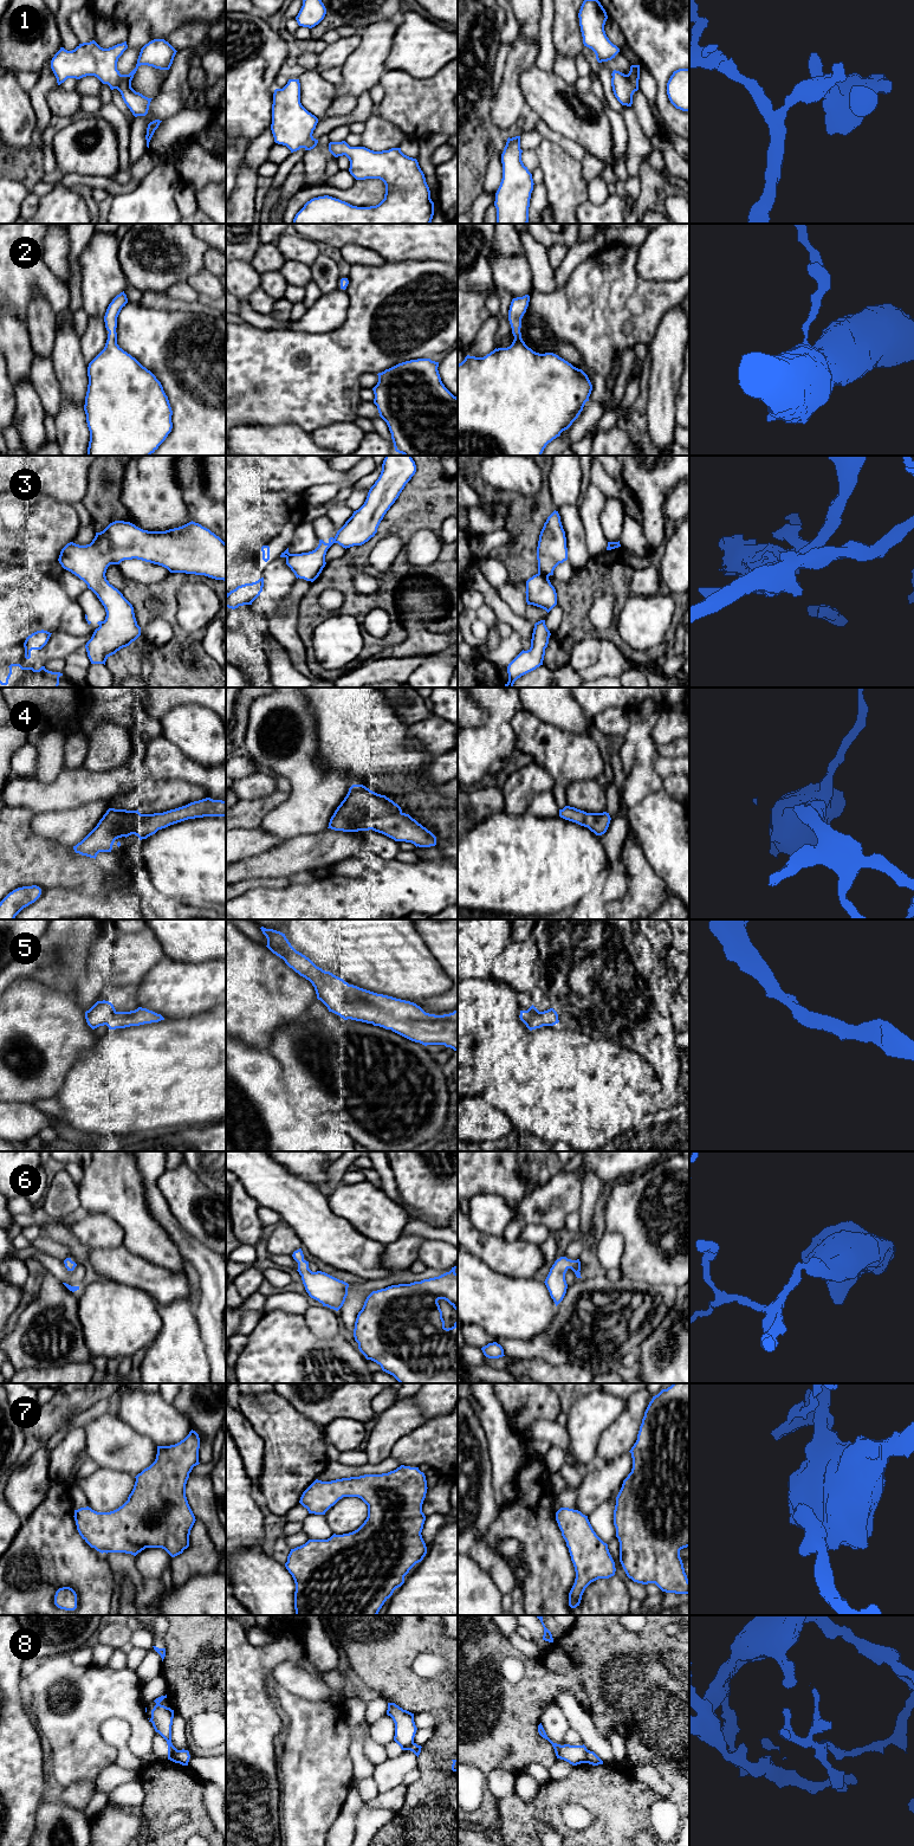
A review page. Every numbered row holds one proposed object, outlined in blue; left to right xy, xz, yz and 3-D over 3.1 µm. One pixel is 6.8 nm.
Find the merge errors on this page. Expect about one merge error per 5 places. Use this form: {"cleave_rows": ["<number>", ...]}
{"cleave_rows": ["3", "8"]}

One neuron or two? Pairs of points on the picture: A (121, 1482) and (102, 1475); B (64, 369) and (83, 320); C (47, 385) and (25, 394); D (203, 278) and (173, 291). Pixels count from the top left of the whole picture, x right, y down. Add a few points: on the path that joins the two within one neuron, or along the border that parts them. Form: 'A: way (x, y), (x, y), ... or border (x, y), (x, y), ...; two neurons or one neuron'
A: way (116, 1482), (107, 1479); one neuron
B: border (73, 322), (73, 329), (79, 336); two neurons
C: border (28, 378), (46, 413); two neurons
D: border (164, 290), (177, 282), (186, 281), (199, 294); two neurons

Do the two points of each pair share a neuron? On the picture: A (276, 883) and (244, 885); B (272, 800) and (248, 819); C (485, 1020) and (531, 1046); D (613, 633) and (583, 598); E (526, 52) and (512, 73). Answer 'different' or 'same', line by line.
A: same
B: same
C: different
D: same
E: same

